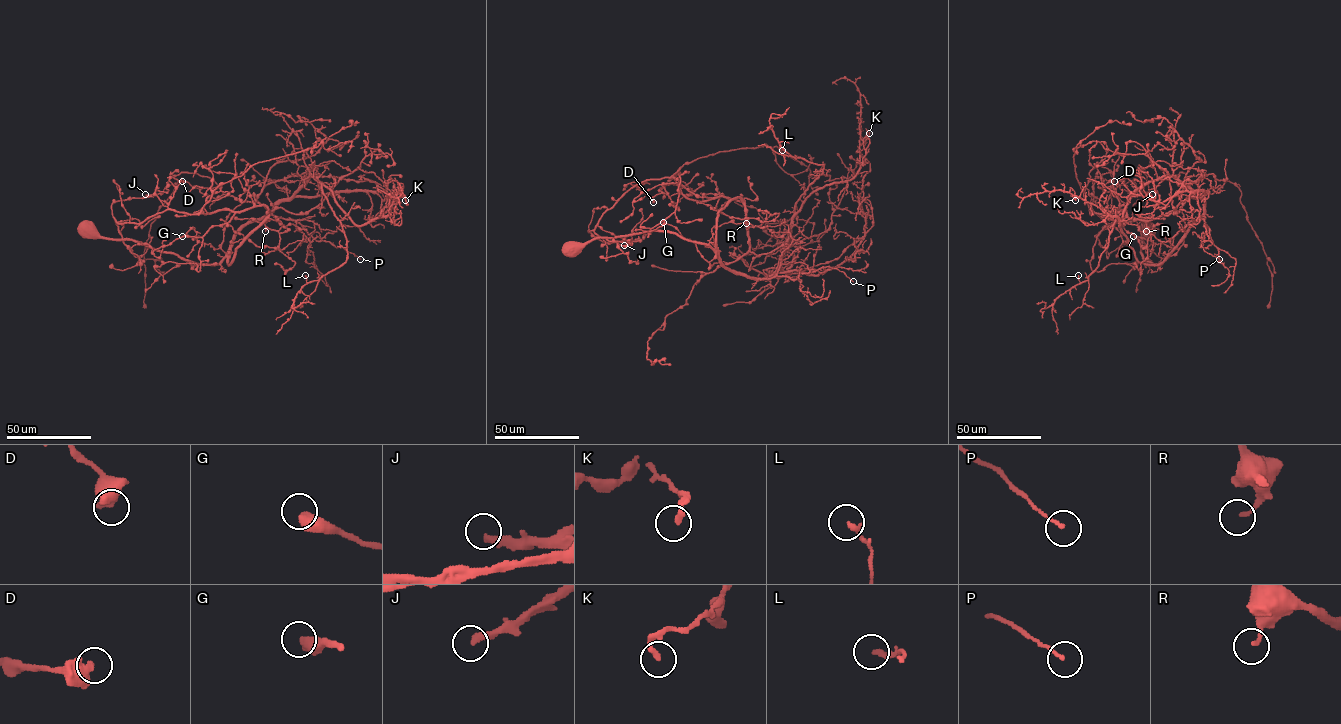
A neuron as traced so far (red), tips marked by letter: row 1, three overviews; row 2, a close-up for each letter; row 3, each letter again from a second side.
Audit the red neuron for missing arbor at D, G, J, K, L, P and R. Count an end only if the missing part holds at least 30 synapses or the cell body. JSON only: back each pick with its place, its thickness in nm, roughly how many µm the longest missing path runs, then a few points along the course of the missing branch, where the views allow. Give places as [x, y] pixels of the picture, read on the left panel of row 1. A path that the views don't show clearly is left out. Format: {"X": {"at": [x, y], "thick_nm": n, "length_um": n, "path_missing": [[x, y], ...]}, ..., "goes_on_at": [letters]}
{"goes_on_at": []}

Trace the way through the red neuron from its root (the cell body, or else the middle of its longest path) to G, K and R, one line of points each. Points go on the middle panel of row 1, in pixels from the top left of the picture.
G: (575, 249), (600, 237), (667, 231), (707, 243), (715, 251), (715, 257), (708, 262), (694, 243), (663, 222)
K: (575, 249), (667, 231), (707, 243), (735, 273), (764, 279), (806, 198), (856, 174), (869, 133)
R: (575, 249), (600, 237), (667, 231), (706, 243), (715, 250), (717, 214), (737, 198), (744, 202), (746, 223)

